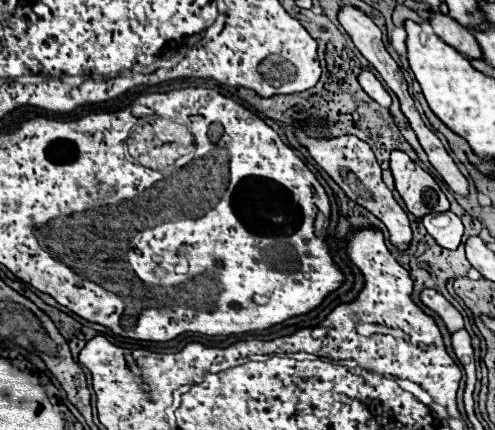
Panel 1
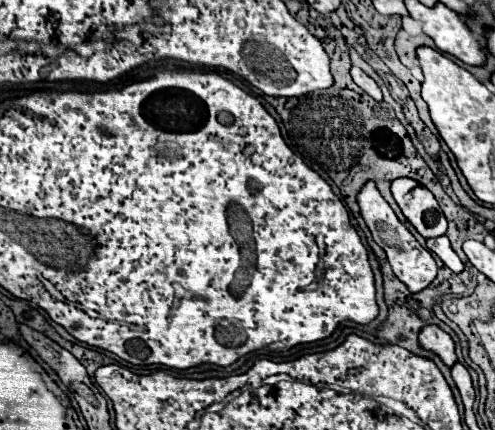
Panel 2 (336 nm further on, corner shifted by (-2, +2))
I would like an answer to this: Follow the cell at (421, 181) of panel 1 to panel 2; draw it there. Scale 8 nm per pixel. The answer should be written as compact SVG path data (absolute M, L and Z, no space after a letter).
M398 178L392 182L392 196L406 220L418 230L422 238L438 238L446 234L448 222L430 190L412 178Z

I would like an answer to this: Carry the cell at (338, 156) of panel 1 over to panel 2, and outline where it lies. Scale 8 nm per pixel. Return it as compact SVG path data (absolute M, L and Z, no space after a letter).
M368 182L362 192L358 194L358 204L360 204L360 210L362 210L362 218L366 222L366 226L370 228L372 232L372 238L374 242L388 254L388 262L392 266L392 272L394 276L412 292L412 294L418 294L422 292L434 278L436 278L436 272L438 272L438 266L436 266L436 260L432 258L432 254L422 248L416 238L406 230L406 226L396 218L396 214L392 212L392 208L386 204L386 200L380 196L380 192L376 190L376 184Z

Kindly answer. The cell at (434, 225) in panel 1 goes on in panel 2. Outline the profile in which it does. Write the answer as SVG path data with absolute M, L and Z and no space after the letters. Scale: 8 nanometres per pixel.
M440 236L440 238L432 238L432 240L426 240L426 248L436 254L452 272L462 272L464 270L464 264L462 260L458 258L458 254L452 250L450 246L450 240L446 236Z

